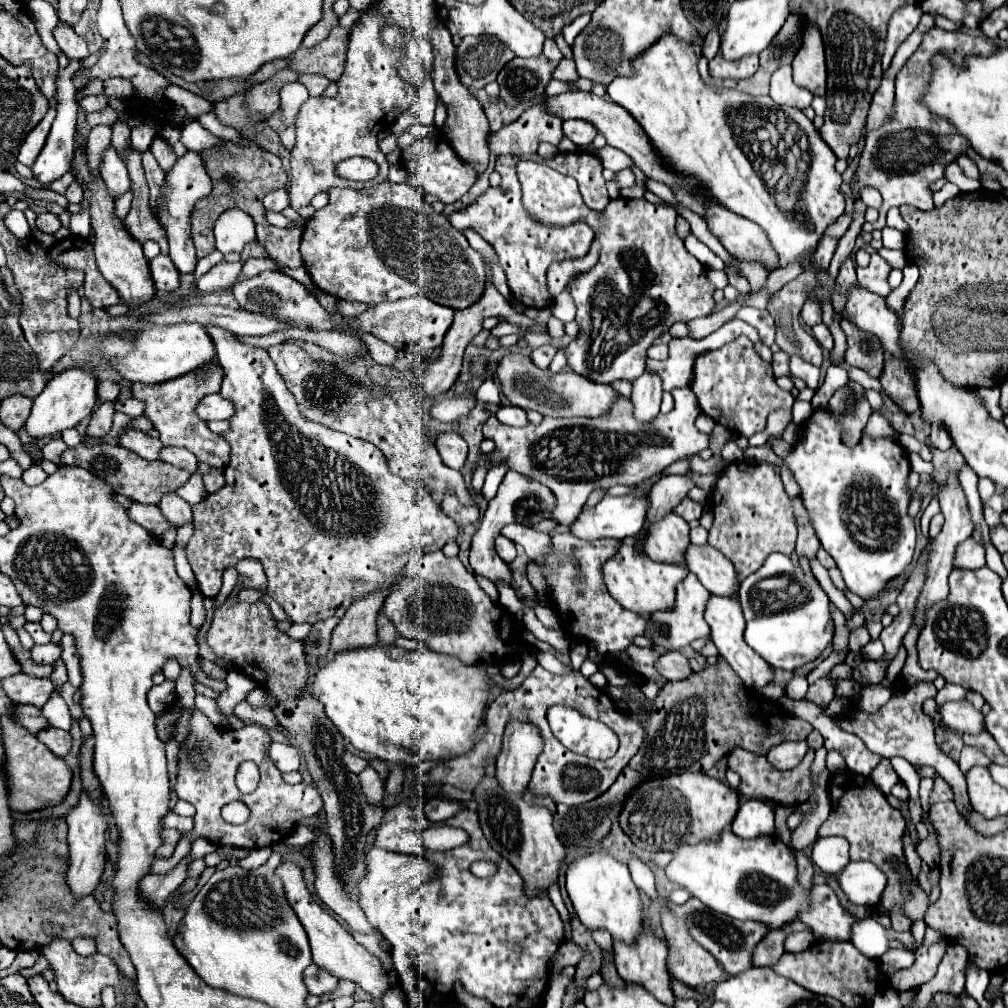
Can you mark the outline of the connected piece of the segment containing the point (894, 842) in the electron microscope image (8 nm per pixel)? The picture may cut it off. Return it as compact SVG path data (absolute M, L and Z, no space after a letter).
M848 770L832 776L830 800L832 800L832 812L828 820L820 826L818 836L844 836L850 842L852 860L872 862L882 872L886 872L888 888L880 900L880 904L886 910L892 910L894 904L900 904L904 906L904 910L912 920L924 918L924 912L928 908L928 894L920 888L916 880L912 880L912 876L908 876L902 848L902 834L906 830L906 822L900 810L892 808L886 802L886 796L870 778Z

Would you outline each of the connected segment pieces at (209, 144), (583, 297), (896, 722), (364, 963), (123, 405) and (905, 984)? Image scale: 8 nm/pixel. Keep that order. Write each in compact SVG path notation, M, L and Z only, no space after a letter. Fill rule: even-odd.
M192 122L192 124L186 124L182 126L182 144L188 148L188 150L194 150L194 152L200 152L200 150L206 150L206 148L214 148L218 144L224 144L222 138L210 134L202 124L198 122Z
M616 198L604 210L608 224L604 232L596 226L596 214L588 212L588 224L596 230L596 238L604 246L598 264L578 276L572 286L572 298L578 314L580 334L564 352L572 372L598 382L614 380L634 382L644 372L646 350L656 338L668 332L674 322L690 322L714 312L714 286L704 274L706 268L684 248L676 234L676 210L666 204L646 200ZM622 296L630 306L622 306ZM602 316L602 320L598 318ZM602 324L602 332L600 330Z
M918 682L914 686L910 686L904 694L898 694L898 698L890 698L890 702L886 706L880 708L880 712L876 714L866 714L862 710L846 710L844 714L836 716L836 722L840 728L858 734L866 748L892 758L892 756L902 756L906 758L910 764L914 766L932 766L954 790L954 804L960 812L962 818L968 818L968 814L972 812L972 804L968 800L968 792L966 792L966 780L962 770L958 768L958 764L940 750L940 746L934 740L934 722L930 720L930 716L924 716L922 712L922 702L926 698L934 698L936 696L936 688L930 682Z
M284 862L284 864L278 866L276 874L282 878L288 902L294 908L296 916L300 918L302 926L306 928L306 934L308 934L308 940L310 940L310 946L312 946L314 964L320 964L322 968L328 968L328 972L332 972L338 978L352 980L354 984L360 984L364 992L368 992L372 998L380 1000L390 990L390 980L388 980L388 974L382 968L382 962L374 954L370 954L364 946L360 946L348 934L348 930L344 930L338 924L338 920L334 920L328 912L324 912L324 908L320 904L316 904L312 900L310 892L306 890L306 884L302 880L302 870L296 864Z
M128 398L128 400L116 400L114 402L114 410L122 412L126 416L136 418L136 416L144 414L144 404L140 404L140 400L132 400L132 398Z
M938 942L932 946L918 946L914 952L916 962L910 968L898 970L890 977L892 987L898 991L907 991L918 989L928 980L932 980L946 948L948 948L946 942Z

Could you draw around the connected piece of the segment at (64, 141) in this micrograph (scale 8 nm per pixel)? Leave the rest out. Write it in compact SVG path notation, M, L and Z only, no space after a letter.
M60 68L58 74L56 74L56 120L52 124L52 130L50 130L50 136L46 140L46 146L44 150L40 152L38 160L34 162L32 166L32 174L34 178L48 186L52 184L54 180L62 178L66 172L70 172L70 162L72 162L72 154L74 154L74 130L76 130L76 112L78 112L78 104L76 104L76 86L72 82L72 72L68 68Z

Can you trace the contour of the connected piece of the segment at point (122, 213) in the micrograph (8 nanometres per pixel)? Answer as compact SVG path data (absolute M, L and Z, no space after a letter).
M130 190L126 194L122 194L122 196L118 196L118 200L116 200L116 216L118 218L126 218L130 202L132 202L132 192Z

